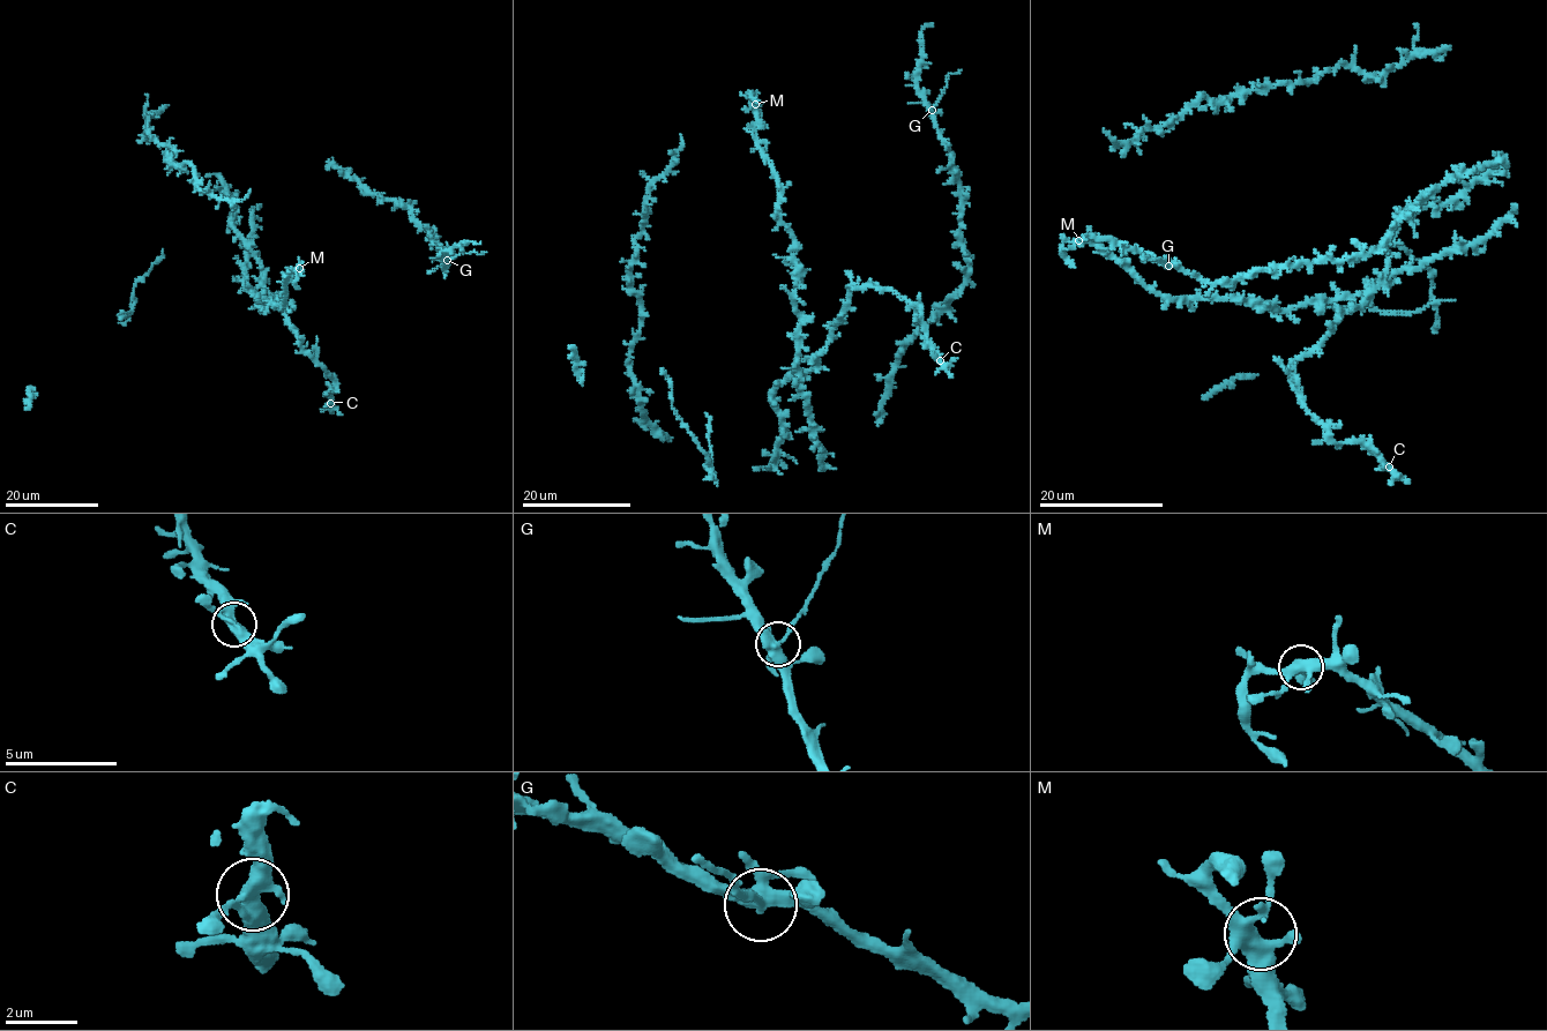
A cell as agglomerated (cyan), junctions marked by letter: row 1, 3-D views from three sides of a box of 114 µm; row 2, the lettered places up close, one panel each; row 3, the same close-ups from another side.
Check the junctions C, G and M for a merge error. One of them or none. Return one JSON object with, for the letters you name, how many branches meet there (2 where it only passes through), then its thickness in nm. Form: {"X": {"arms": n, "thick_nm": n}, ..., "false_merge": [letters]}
{"G": {"arms": 5, "thick_nm": 400}, "false_merge": ["G"]}

